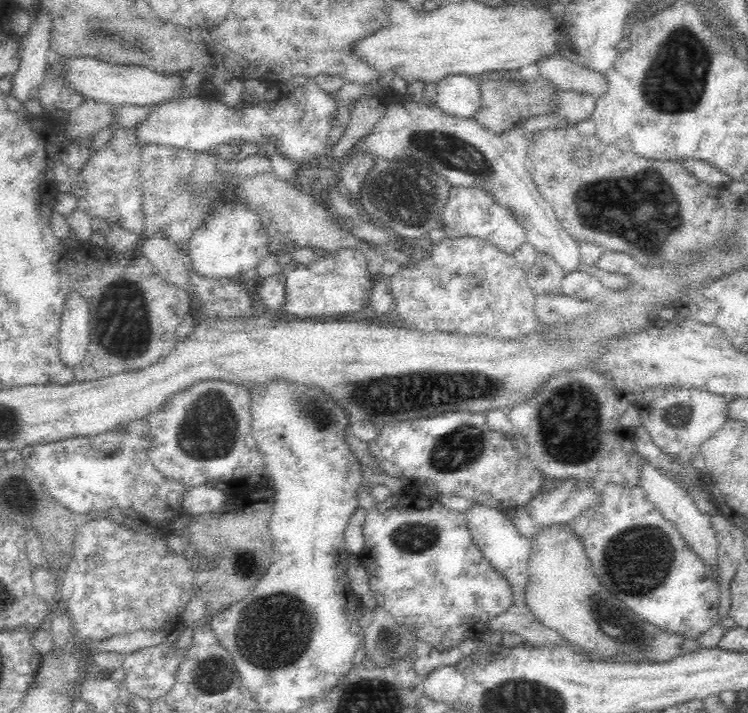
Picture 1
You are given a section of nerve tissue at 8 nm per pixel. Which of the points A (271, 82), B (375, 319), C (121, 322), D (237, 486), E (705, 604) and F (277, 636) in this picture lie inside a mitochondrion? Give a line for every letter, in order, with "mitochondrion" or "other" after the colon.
A: other
B: other
C: mitochondrion
D: other
E: other
F: mitochondrion

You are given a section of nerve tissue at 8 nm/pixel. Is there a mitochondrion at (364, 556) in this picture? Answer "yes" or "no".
no

